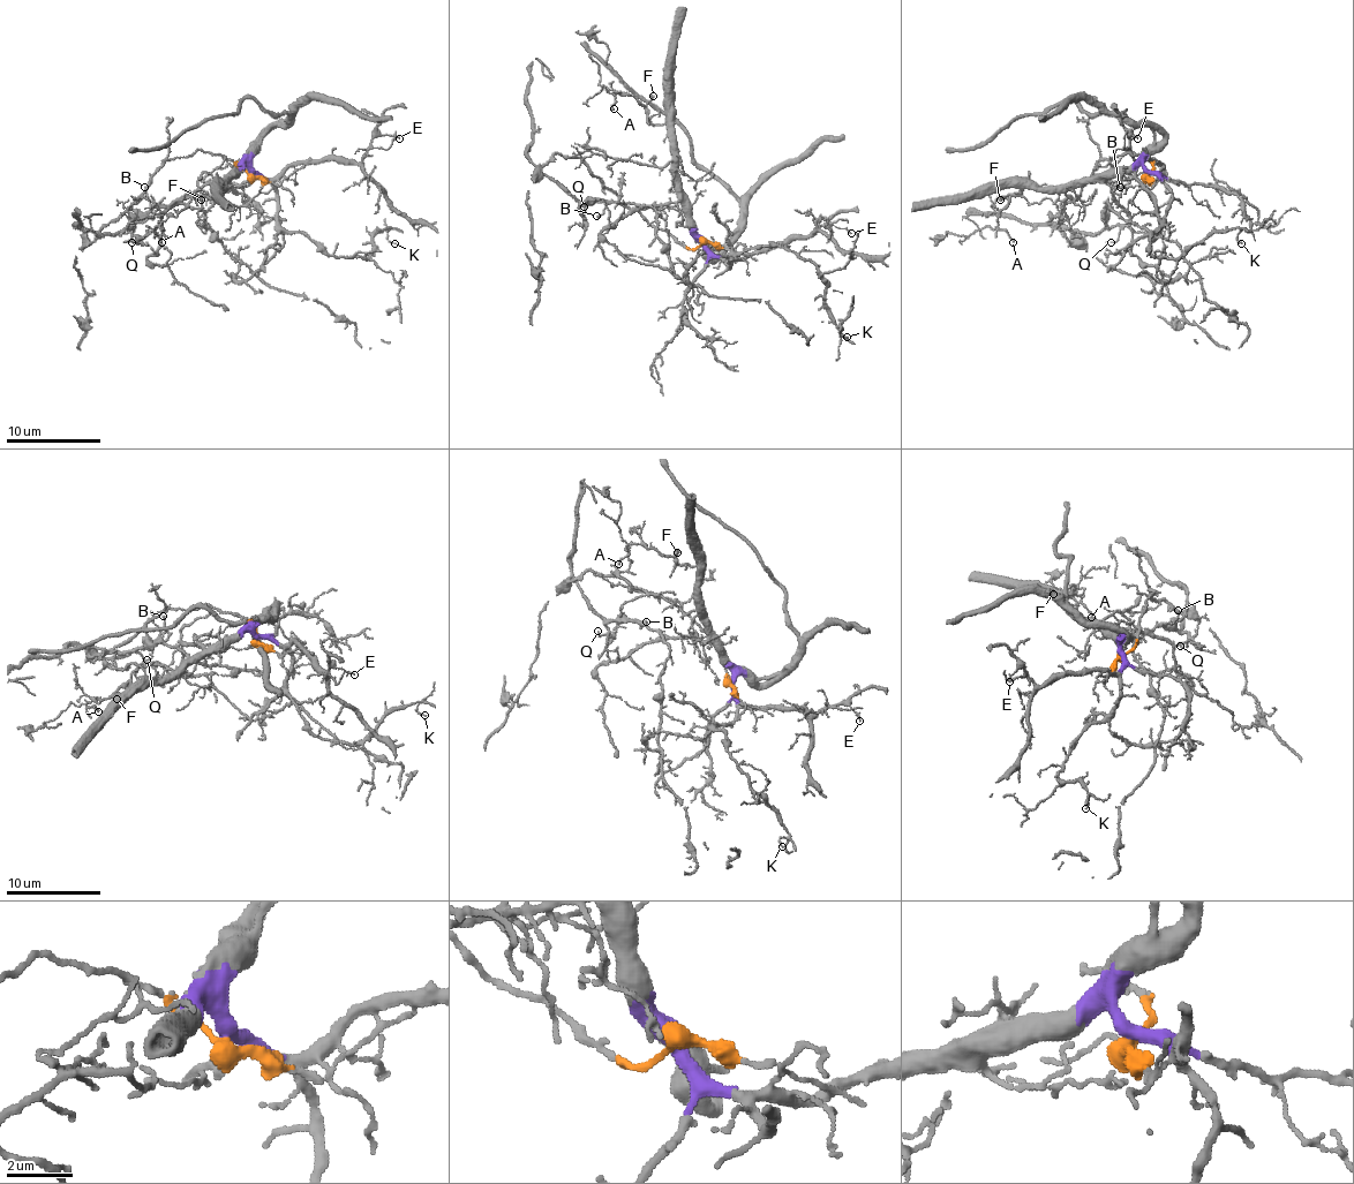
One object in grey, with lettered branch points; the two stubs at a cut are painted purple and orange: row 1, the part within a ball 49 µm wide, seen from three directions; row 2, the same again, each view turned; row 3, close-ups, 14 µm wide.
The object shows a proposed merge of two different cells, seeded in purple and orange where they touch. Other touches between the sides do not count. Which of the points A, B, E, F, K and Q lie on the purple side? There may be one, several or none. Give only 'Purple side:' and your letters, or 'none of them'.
Purple side: A, E, F, K

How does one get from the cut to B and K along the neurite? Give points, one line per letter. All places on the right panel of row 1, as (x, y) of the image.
B: (1148, 174), (1152, 165), (1130, 150), (1100, 160), (1062, 206), (1058, 228), (1069, 242), (1105, 226), (1119, 186)
K: (1148, 174), (1171, 190), (1164, 221), (1152, 233), (1155, 256), (1178, 258), (1213, 233), (1234, 228), (1241, 242)

